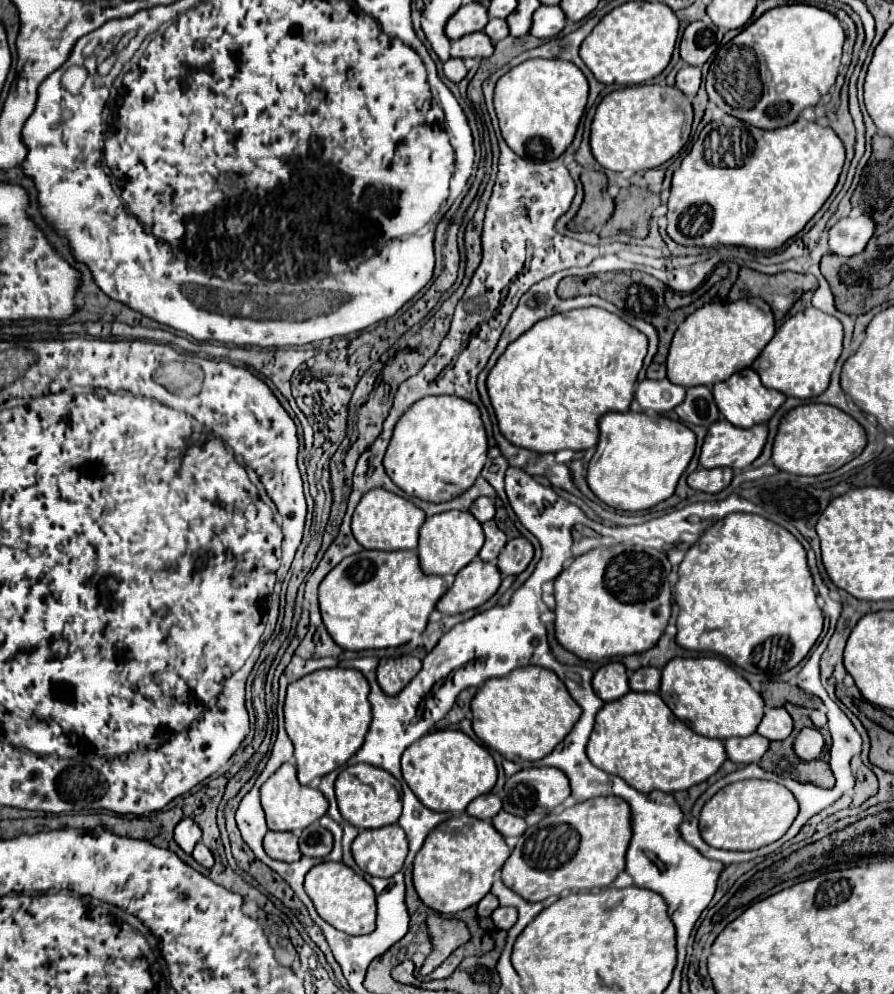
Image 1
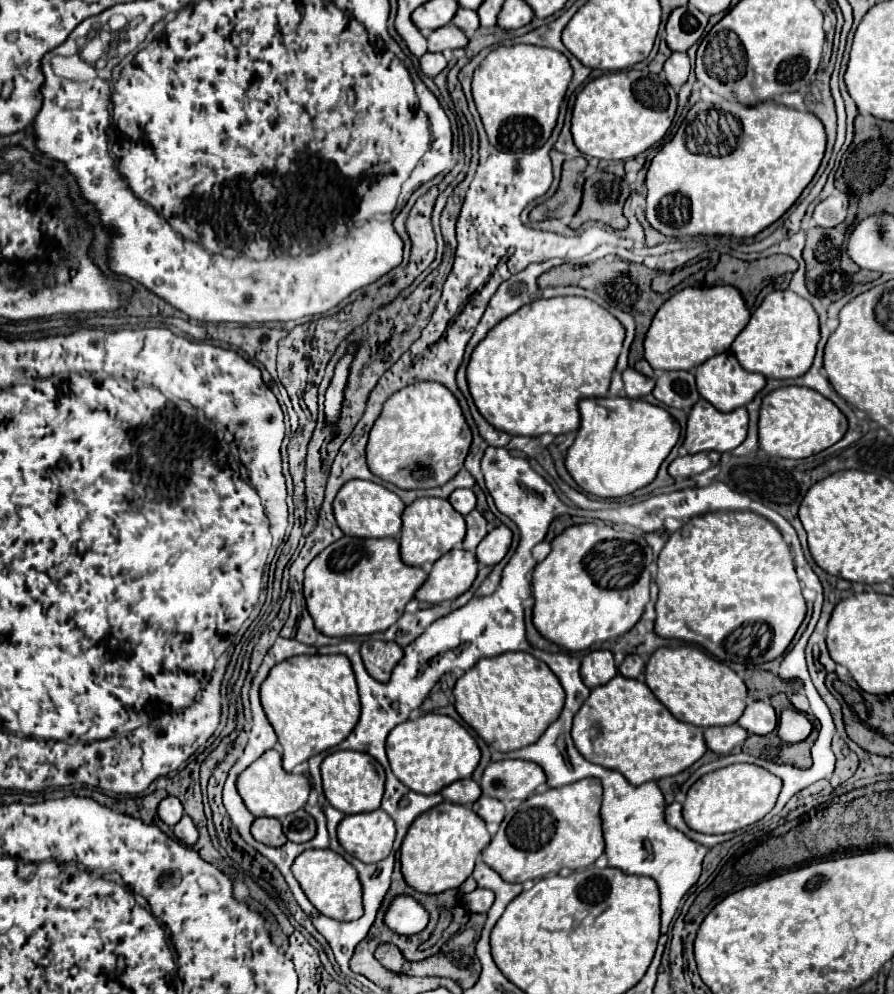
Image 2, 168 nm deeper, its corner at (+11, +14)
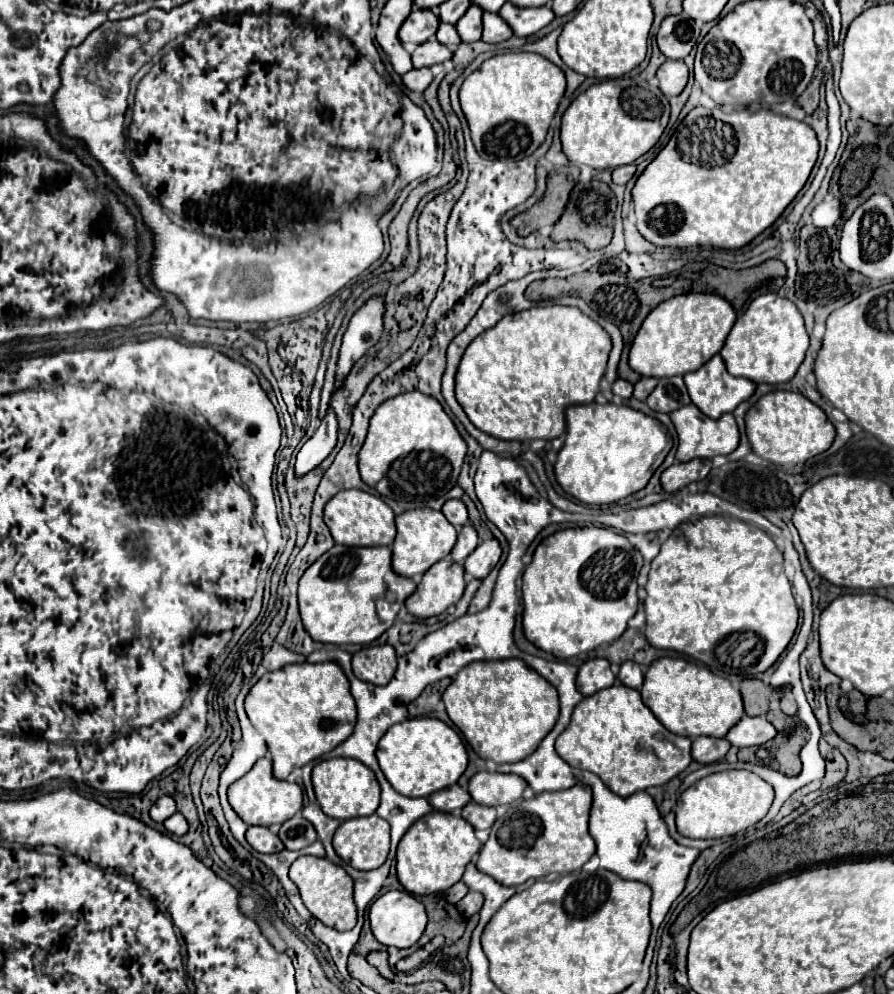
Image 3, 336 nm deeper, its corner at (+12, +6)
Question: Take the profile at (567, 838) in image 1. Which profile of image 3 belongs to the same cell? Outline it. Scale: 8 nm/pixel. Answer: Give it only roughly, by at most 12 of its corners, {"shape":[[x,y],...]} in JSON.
{"shape":[[591,790],[511,804],[477,868],[503,886],[595,854]]}

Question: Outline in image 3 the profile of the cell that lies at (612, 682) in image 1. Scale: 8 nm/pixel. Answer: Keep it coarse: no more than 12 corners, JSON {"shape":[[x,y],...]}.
{"shape":[[605,658],[581,664],[577,690],[583,696],[615,684]]}

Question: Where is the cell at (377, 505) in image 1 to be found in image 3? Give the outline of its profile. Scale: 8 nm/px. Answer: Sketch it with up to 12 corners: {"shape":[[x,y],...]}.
{"shape":[[341,490],[325,524],[343,546],[391,546],[395,514],[363,490]]}

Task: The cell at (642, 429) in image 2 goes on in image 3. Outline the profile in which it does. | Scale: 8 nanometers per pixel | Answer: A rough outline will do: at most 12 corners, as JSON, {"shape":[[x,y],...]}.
{"shape":[[569,406],[555,478],[585,504],[645,488],[673,446],[659,420]]}

